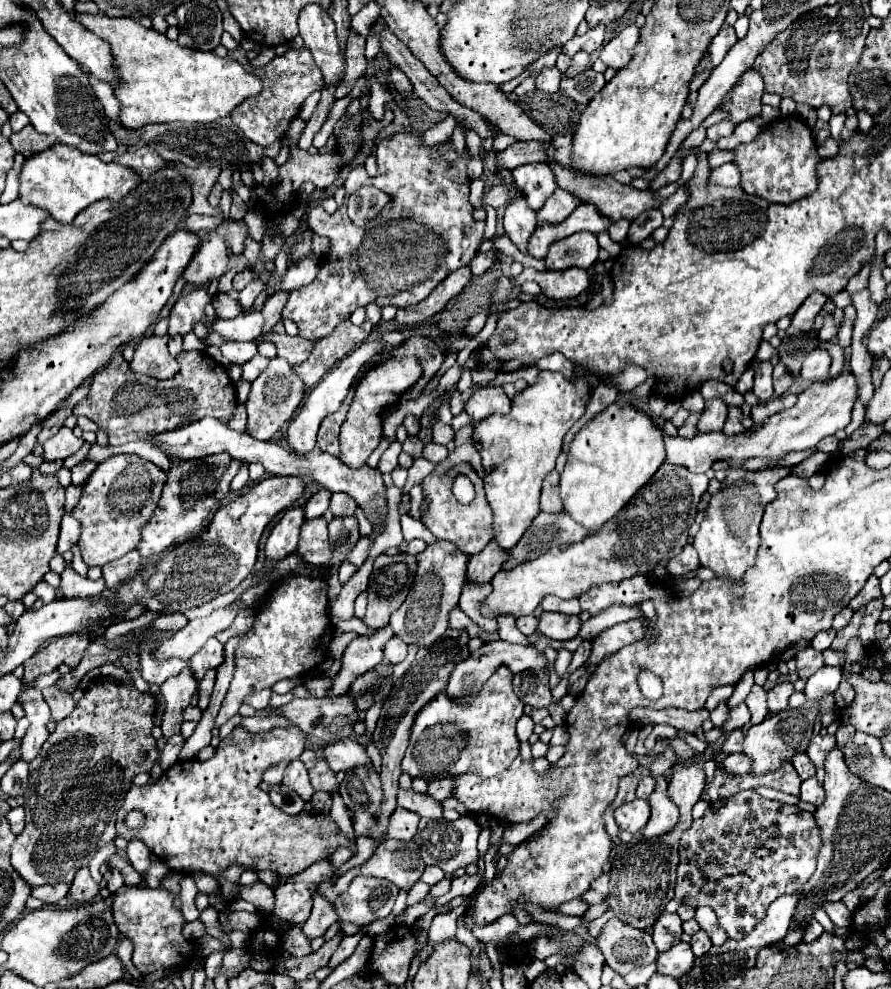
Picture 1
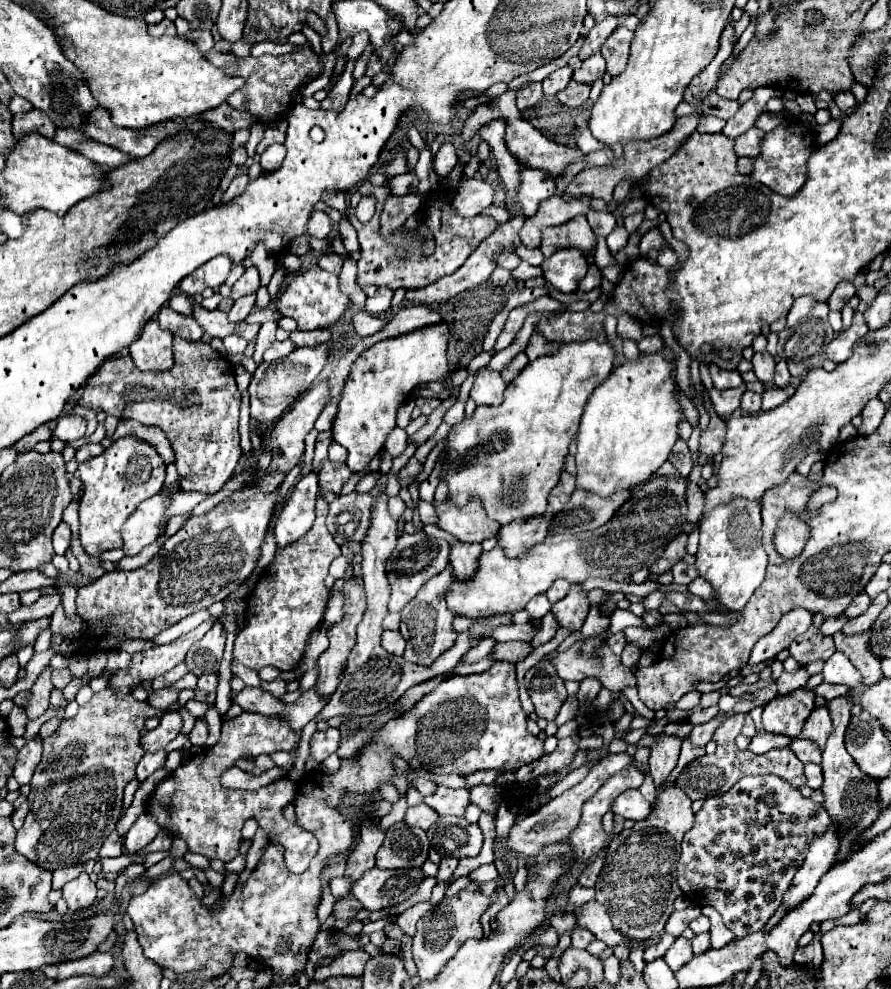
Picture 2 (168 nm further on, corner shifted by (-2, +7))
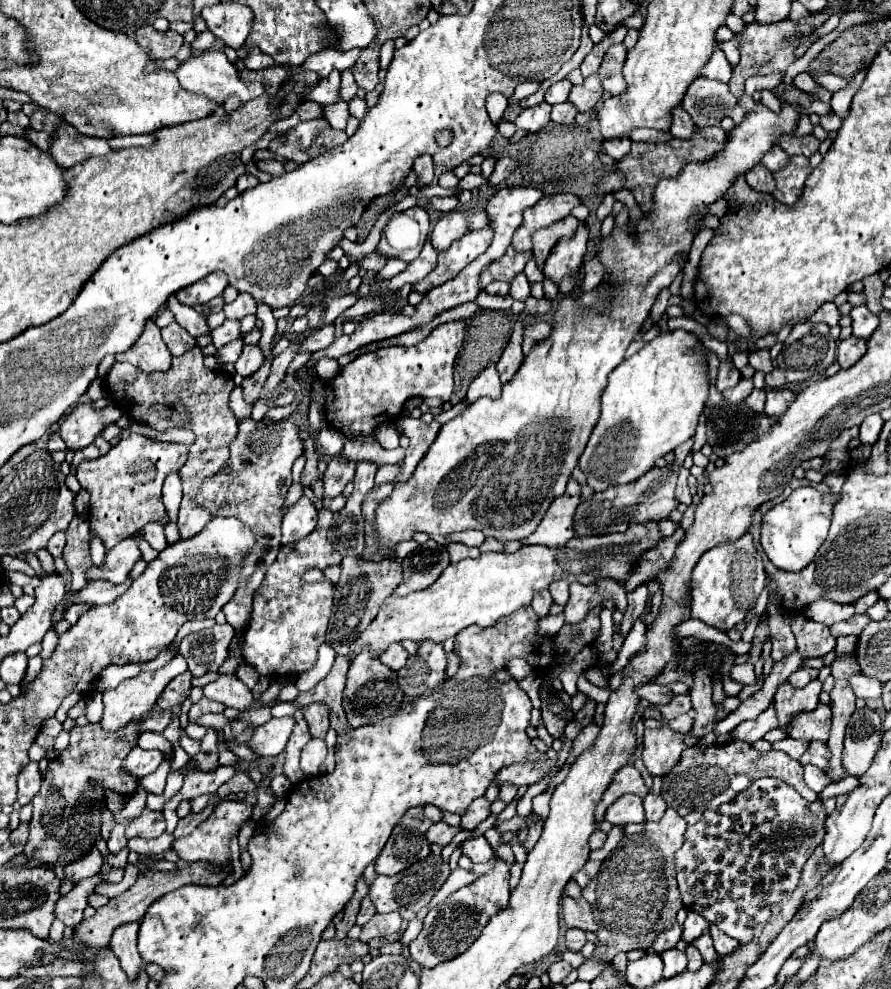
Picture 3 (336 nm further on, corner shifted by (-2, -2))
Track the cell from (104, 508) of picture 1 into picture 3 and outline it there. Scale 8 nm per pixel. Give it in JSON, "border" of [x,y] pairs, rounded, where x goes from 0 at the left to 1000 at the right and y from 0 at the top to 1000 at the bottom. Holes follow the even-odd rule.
{"border":[[[146,438],[137,442],[119,460],[110,464],[94,464],[85,472],[85,482],[94,494],[101,496],[101,535],[126,555],[141,543],[159,537],[164,529],[189,529],[189,519],[182,509],[182,488],[186,480],[202,476],[211,464],[211,452],[198,448],[177,448],[162,440]]]}

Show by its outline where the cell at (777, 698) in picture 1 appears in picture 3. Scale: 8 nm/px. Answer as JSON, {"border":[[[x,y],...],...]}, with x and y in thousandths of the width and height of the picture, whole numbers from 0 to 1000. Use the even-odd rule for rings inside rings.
{"border":[[[900,674],[900,676],[891,678],[884,689],[887,689],[891,695],[905,695],[905,693],[907,693],[911,687],[916,687],[916,685],[918,685],[918,678],[916,678],[916,676]]]}

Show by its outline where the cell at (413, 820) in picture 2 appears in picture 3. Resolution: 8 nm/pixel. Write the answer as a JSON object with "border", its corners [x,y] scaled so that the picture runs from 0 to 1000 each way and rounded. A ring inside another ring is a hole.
{"border":[[[494,830],[494,832],[487,832],[487,834],[480,838],[478,848],[480,848],[483,852],[494,852],[494,856],[501,856],[501,854],[507,852],[507,848],[510,848],[510,844],[512,844],[514,840],[519,840],[519,838],[516,838],[516,836],[505,836],[503,832]]]}

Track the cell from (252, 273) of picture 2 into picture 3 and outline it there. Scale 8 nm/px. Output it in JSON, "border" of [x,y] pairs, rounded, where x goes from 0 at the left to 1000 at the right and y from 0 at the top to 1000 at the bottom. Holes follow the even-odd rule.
{"border":[[[269,296],[260,306],[251,308],[251,316],[256,323],[272,323],[276,319],[287,316],[287,304],[278,296]]]}

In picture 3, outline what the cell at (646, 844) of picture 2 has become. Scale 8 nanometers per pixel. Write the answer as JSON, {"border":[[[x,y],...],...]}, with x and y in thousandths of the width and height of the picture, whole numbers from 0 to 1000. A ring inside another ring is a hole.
{"border":[[[747,818],[738,832],[725,830],[718,844],[703,844],[694,856],[676,871],[669,887],[653,899],[653,907],[664,915],[671,933],[671,951],[687,964],[727,960],[743,937],[754,937],[759,923],[768,917],[759,895],[756,862],[765,856],[770,830]]]}

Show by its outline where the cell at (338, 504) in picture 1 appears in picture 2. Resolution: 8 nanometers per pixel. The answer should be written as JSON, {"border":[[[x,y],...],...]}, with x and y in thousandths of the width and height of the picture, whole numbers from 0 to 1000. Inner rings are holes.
{"border":[[[415,477],[411,483],[406,483],[406,485],[400,489],[400,495],[397,495],[397,497],[402,497],[402,499],[415,497],[415,495],[422,491],[424,483],[426,483],[426,477]]]}

